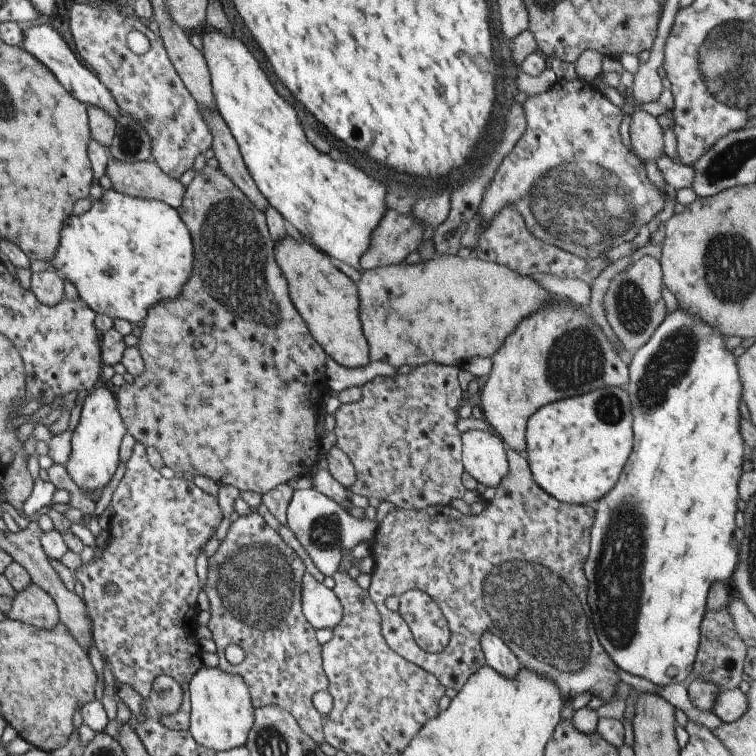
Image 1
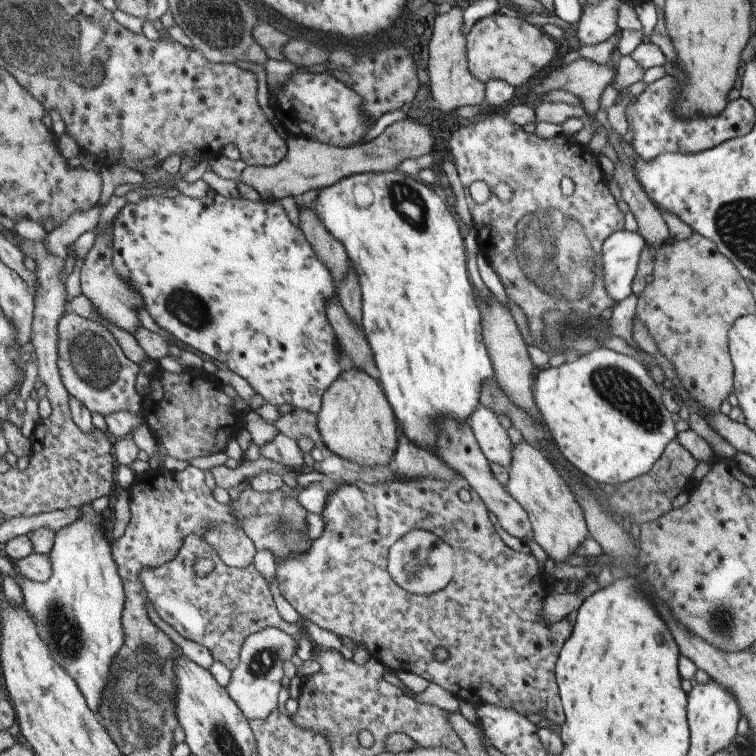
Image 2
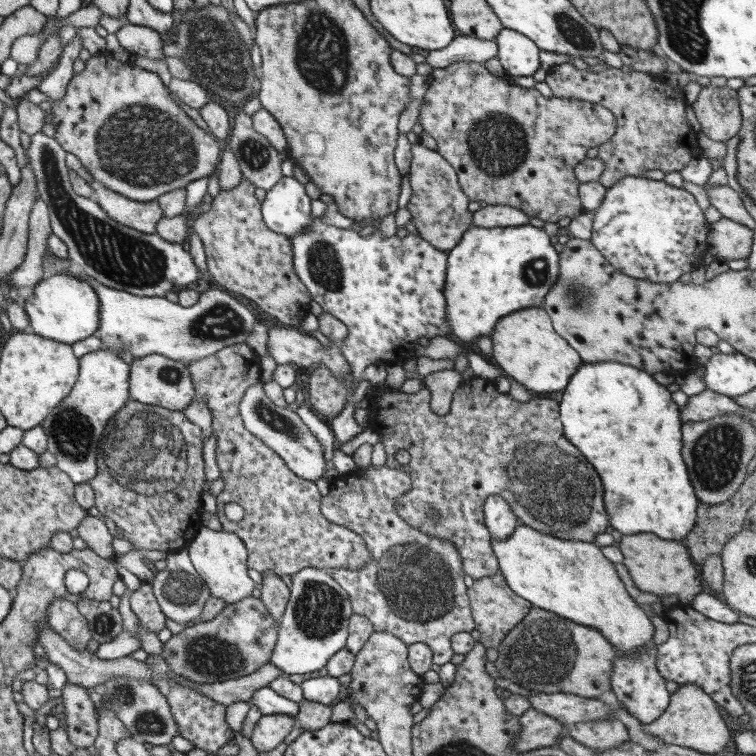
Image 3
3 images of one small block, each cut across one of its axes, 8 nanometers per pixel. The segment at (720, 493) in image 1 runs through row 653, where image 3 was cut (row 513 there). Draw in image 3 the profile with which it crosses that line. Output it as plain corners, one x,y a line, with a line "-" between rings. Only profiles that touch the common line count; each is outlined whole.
596,362
596,364
581,363
577,371
570,377
567,387
562,394
562,400
559,403
560,420
566,438
574,444
586,458
588,462
596,468
596,472
600,474
602,482
604,482
603,502
609,519
609,526
614,528
623,535
637,535
638,533
651,533
658,536
662,540
678,540
684,542
690,531
695,529
697,519
700,516
701,501
696,497
692,481
690,481
688,467
682,456
683,440
682,440
682,420
678,405
674,403
672,392
661,385
652,374
638,370
627,364
620,362

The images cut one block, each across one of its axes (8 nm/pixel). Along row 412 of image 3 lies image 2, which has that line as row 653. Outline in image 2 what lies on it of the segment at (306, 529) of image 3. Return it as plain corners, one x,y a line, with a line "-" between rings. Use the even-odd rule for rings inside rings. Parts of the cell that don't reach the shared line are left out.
188,535
184,539
183,545
174,560
160,567
142,571
141,581
146,589
149,601
152,602
152,606
154,606
154,610
160,618
170,624
184,638
208,648
213,660
223,662
231,671
238,666
242,645
245,643
246,637
252,633
257,633
268,627
276,627
295,638
300,638
302,634
301,623
289,623
280,616
269,582
254,567
253,562
244,568
228,566
221,561
219,554
212,548
212,545
198,535
-
202,558
209,558
215,564
212,572
204,577
196,576
194,571
194,564

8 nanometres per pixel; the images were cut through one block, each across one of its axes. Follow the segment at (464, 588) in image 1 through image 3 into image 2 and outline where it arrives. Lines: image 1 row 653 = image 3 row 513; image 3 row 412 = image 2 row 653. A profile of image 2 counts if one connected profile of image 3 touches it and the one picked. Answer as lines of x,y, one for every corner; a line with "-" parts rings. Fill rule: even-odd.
422,477
410,481
384,481
382,483
366,483
350,484
338,483
334,492
331,492
326,497
327,503
324,505
322,512
319,514
324,521
322,532
311,540
309,547
305,551
292,553
285,559
276,562
275,578
279,584
282,596
298,611
298,614
304,618
314,622
320,626
334,632
340,638
350,638
358,646
366,649
369,654
378,659
386,669
392,671
403,670
418,676
421,676
429,683
434,682
440,688
449,690
463,704
470,701
476,707
485,703
504,707
505,709
513,710
526,717
527,714
538,714
542,712
545,718
552,720
555,723
562,724
565,721
565,712
559,695
555,675
555,664
564,646
564,643
573,631
572,624
568,621
568,617
564,617
558,622
545,621
541,615
544,599
549,591
548,574
546,572
538,572
538,561
532,553
521,553
510,549
500,539
498,533
495,532
490,516
488,516
487,506
483,503
479,494
476,494
469,486
468,481
462,477
456,477
450,480
435,479
432,477
-
464,488
469,490
471,494
470,502
463,502
458,497
458,491
-
414,529
426,529
439,536
444,542
447,542
455,550
455,573
452,580
442,590
429,595
417,595
416,593
408,592
401,586
398,586
394,579
390,576
387,569
387,556
392,544
400,540
402,536
408,534
-
443,648
447,650
447,660
438,660
434,657
434,649

